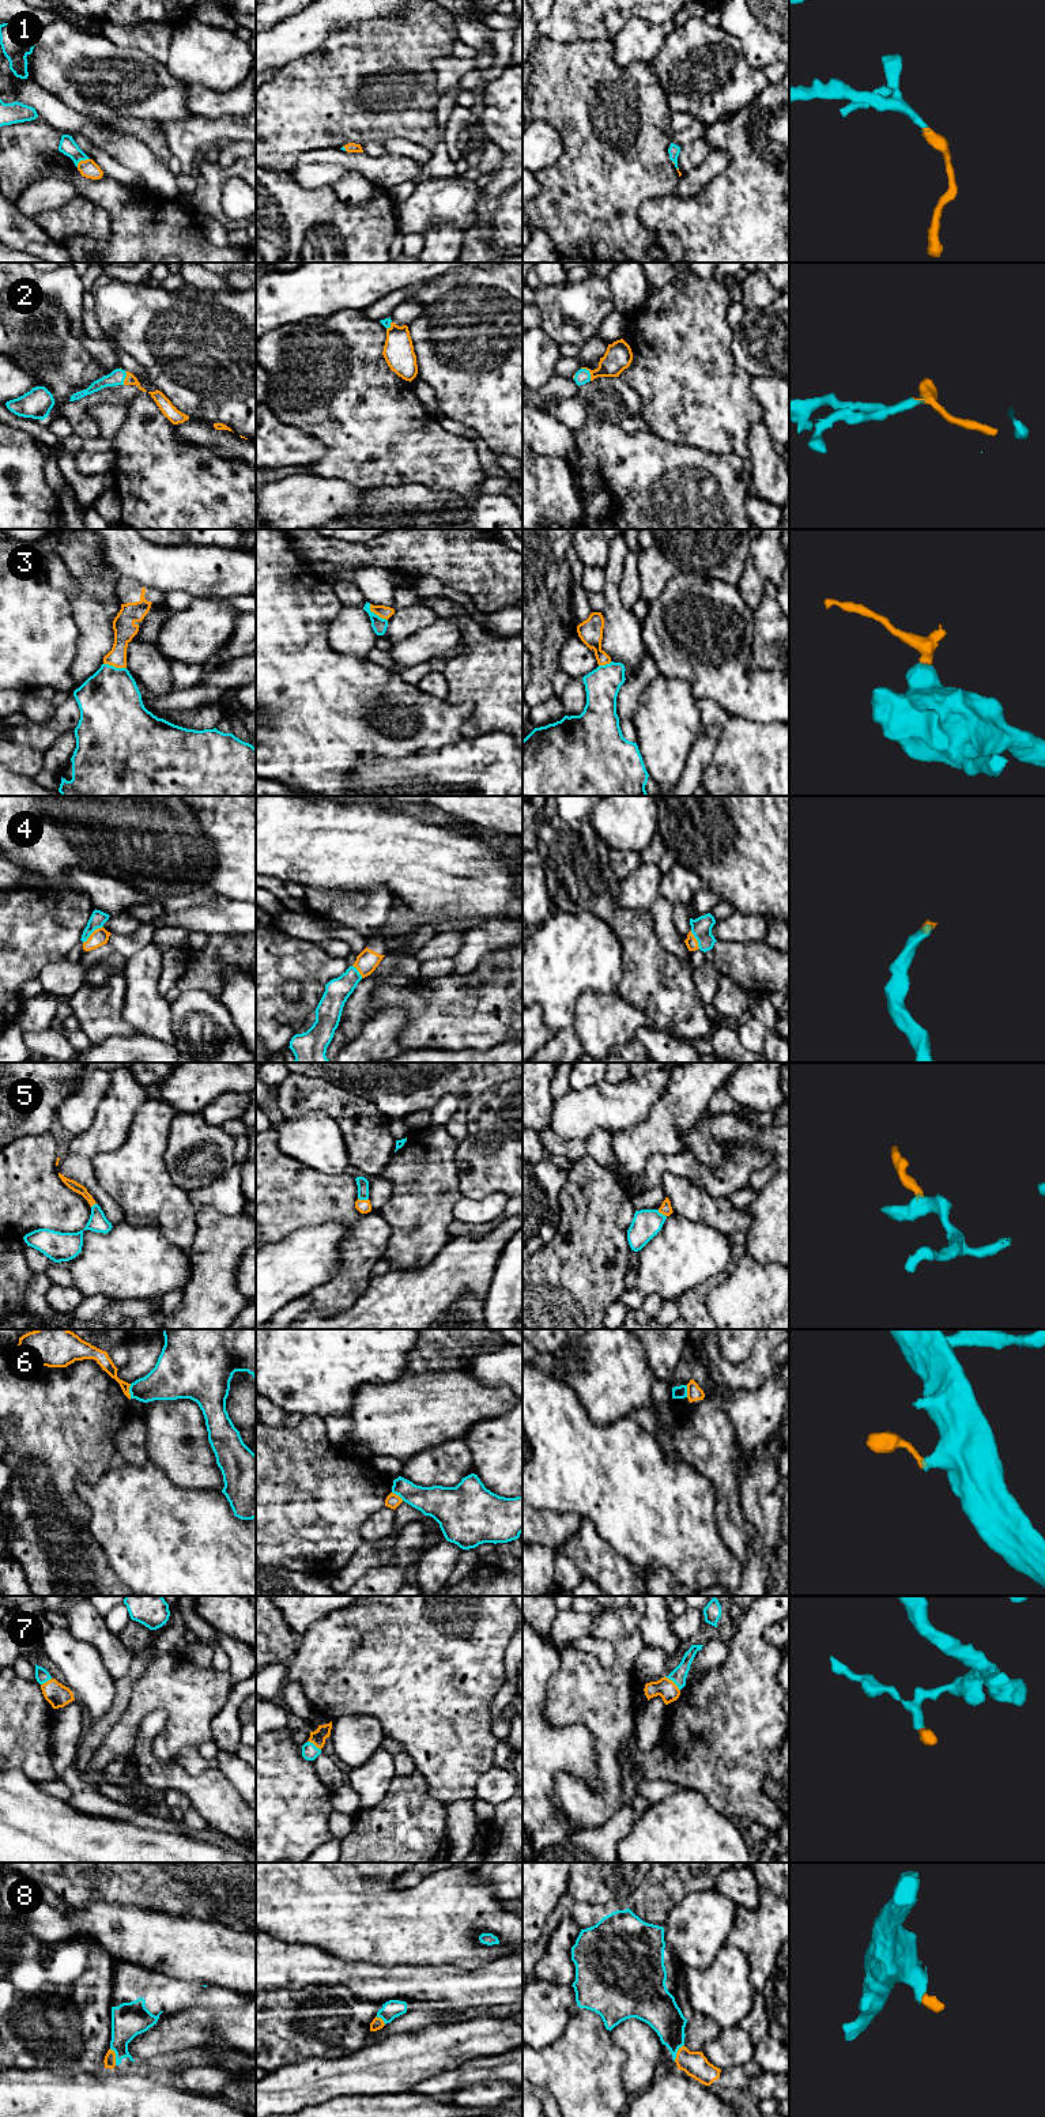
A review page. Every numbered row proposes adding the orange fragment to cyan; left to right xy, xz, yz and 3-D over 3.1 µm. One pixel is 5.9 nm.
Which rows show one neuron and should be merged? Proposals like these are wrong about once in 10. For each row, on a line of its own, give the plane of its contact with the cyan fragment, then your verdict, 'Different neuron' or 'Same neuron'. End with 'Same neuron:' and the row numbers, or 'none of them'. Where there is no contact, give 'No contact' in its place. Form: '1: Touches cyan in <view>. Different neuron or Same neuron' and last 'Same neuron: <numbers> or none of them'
1: Touches cyan in xy. Same neuron
2: Touches cyan in yz. Same neuron
3: Touches cyan in xz. Different neuron
4: Touches cyan in xy. Same neuron
5: Touches cyan in xz. Same neuron
6: Touches cyan in xy. Different neuron
7: Touches cyan in yz. Same neuron
8: Touches cyan in xy. Same neuron
Same neuron: 1, 2, 4, 5, 7, 8

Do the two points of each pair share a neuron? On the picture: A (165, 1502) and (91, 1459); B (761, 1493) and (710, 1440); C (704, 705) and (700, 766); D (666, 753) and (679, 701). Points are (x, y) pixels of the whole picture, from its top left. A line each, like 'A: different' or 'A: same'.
A: different
B: different
C: same
D: same

